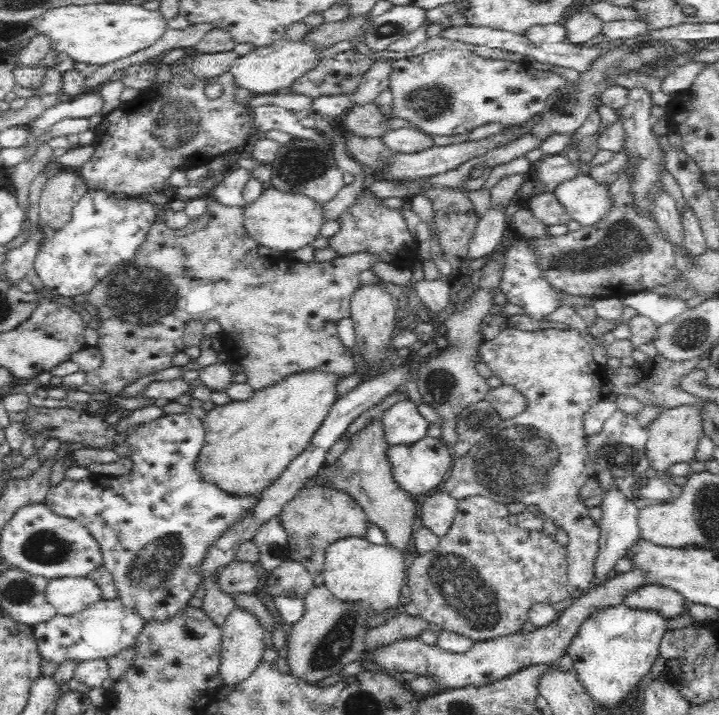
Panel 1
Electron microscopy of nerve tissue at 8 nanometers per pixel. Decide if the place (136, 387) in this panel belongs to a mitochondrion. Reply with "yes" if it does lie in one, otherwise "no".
no

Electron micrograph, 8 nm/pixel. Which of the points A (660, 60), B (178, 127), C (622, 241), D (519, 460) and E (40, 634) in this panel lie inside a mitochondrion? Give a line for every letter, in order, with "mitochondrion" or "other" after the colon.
A: mitochondrion
B: mitochondrion
C: mitochondrion
D: mitochondrion
E: other

